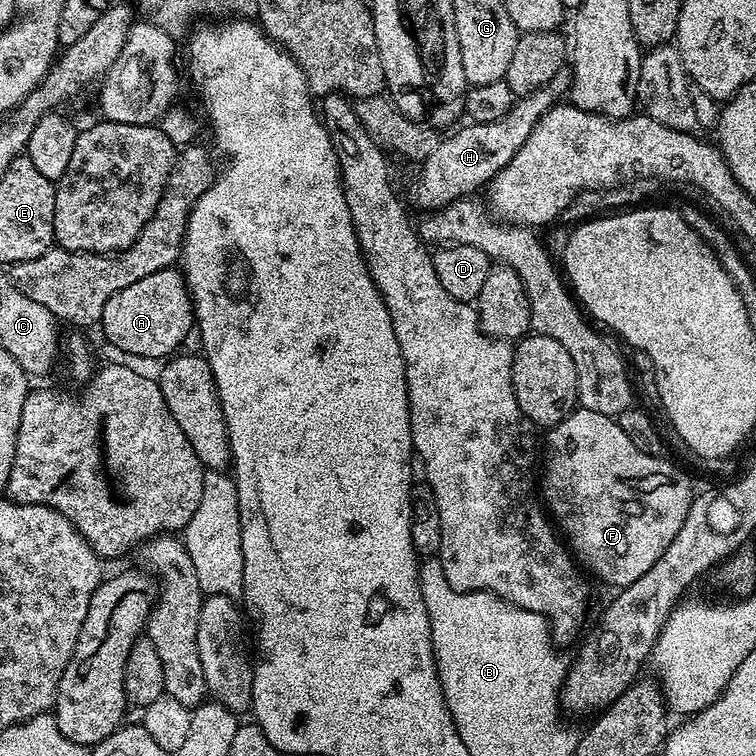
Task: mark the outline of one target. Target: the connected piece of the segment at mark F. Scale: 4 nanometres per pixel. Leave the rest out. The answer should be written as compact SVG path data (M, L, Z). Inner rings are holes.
M577 407L566 419L555 424L547 436L548 453L542 456L542 500L559 535L566 538L575 559L598 579L613 584L613 589L638 582L638 578L662 558L666 546L674 542L674 534L682 530L694 495L691 482L684 480L682 473L675 472L663 455L647 456L640 452L638 446L626 438L626 430L622 430L620 423L611 416L594 414L594 410Z

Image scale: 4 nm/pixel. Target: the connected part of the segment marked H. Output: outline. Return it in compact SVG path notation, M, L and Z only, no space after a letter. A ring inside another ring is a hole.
M562 70L550 78L546 86L534 90L528 96L521 96L516 105L498 122L482 122L481 124L465 123L465 128L457 127L453 136L445 135L440 141L438 150L430 154L419 165L420 177L416 180L416 189L412 196L416 204L423 210L445 208L456 200L462 200L473 195L475 188L483 189L499 172L514 158L514 154L522 148L522 142L530 138L530 130L561 99L560 96L569 91L572 86L571 71Z

